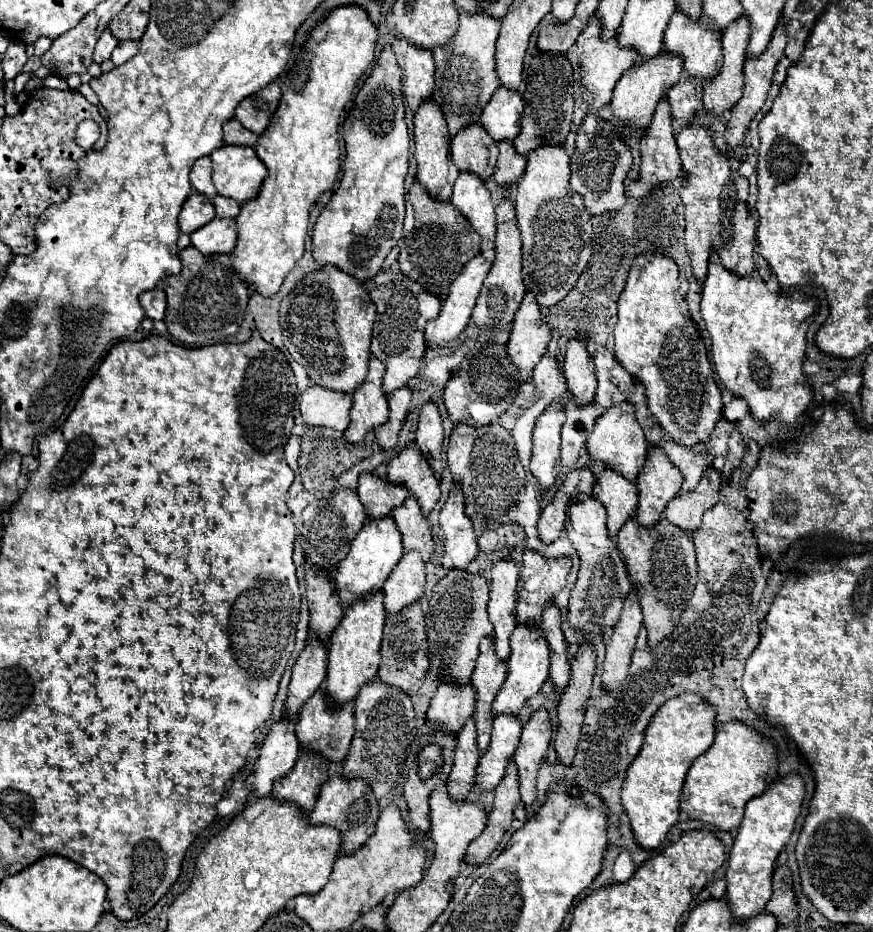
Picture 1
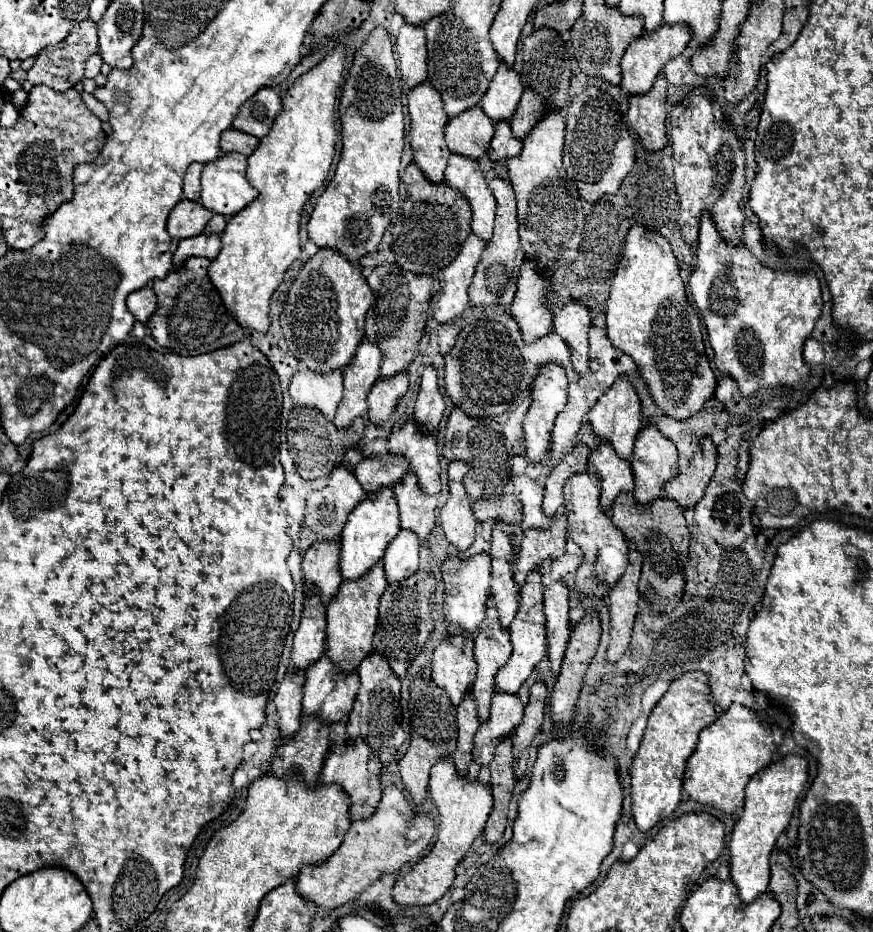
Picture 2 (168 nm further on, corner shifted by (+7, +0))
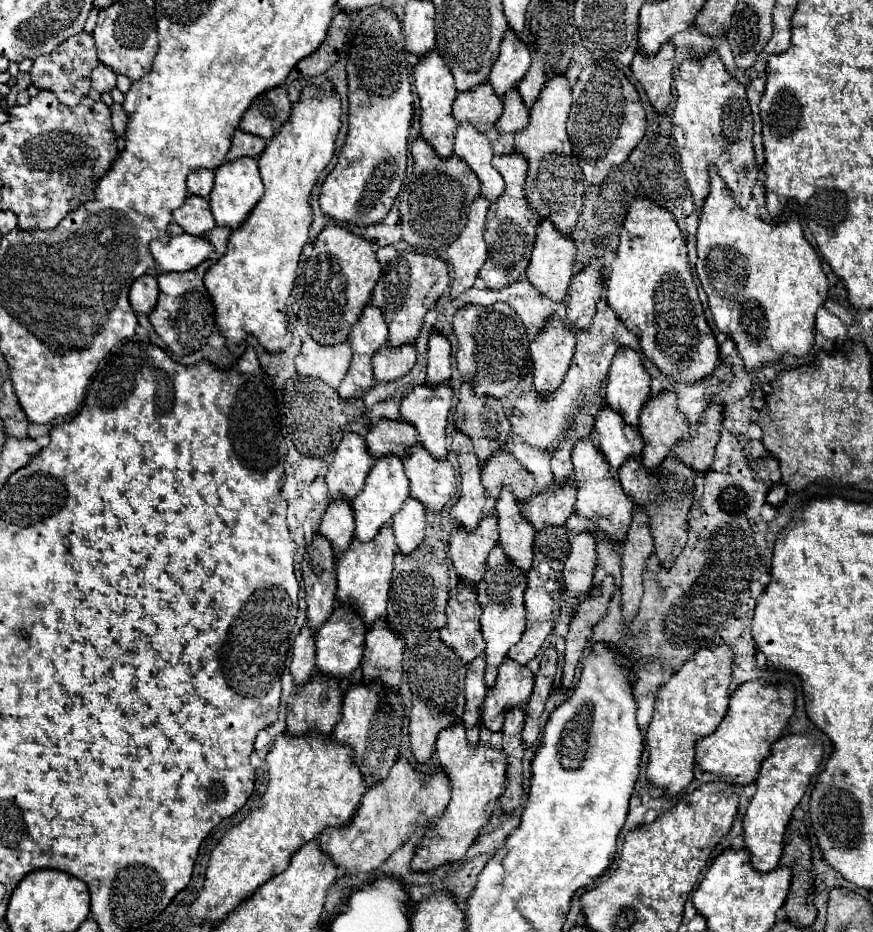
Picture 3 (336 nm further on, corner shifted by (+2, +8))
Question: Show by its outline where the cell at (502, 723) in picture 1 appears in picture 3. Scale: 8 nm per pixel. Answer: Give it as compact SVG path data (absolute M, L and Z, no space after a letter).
M504 660L498 670L496 686L488 692L482 708L482 722L490 732L500 732L508 708L524 708L532 696L534 676L528 668L516 666L512 660Z

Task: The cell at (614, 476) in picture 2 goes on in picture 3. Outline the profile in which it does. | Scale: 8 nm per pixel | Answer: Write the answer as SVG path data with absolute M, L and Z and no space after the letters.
M606 406L598 412L592 442L598 442L598 450L604 454L604 458L610 464L610 472L616 478L620 466L628 458L638 458L644 442L636 428L628 428L618 412L608 410Z

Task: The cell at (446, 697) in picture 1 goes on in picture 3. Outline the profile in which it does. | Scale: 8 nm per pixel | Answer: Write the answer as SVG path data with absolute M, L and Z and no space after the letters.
M464 584L450 590L446 608L448 622L440 628L442 642L468 666L484 652L484 640L480 634L482 608L476 600L476 592Z

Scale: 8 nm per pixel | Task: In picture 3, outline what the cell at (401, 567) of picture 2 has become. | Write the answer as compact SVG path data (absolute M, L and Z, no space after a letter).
M408 498L404 508L398 512L396 518L392 518L392 530L396 536L398 552L408 556L412 554L424 540L424 506L418 500Z

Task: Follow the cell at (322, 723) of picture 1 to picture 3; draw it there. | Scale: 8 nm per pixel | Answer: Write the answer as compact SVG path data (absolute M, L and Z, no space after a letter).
M336 606L328 622L320 626L320 630L316 632L316 666L320 668L320 672L326 676L350 678L358 670L360 660L362 660L364 634L366 634L366 628L360 616L356 616L352 608Z

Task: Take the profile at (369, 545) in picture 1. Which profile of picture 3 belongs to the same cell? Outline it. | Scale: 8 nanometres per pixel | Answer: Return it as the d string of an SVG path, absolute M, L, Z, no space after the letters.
M384 456L376 460L374 468L370 470L364 490L352 500L352 510L354 510L354 520L356 520L356 538L360 542L370 542L382 526L386 526L392 516L404 506L408 498L408 478L402 470L402 460L398 456Z

